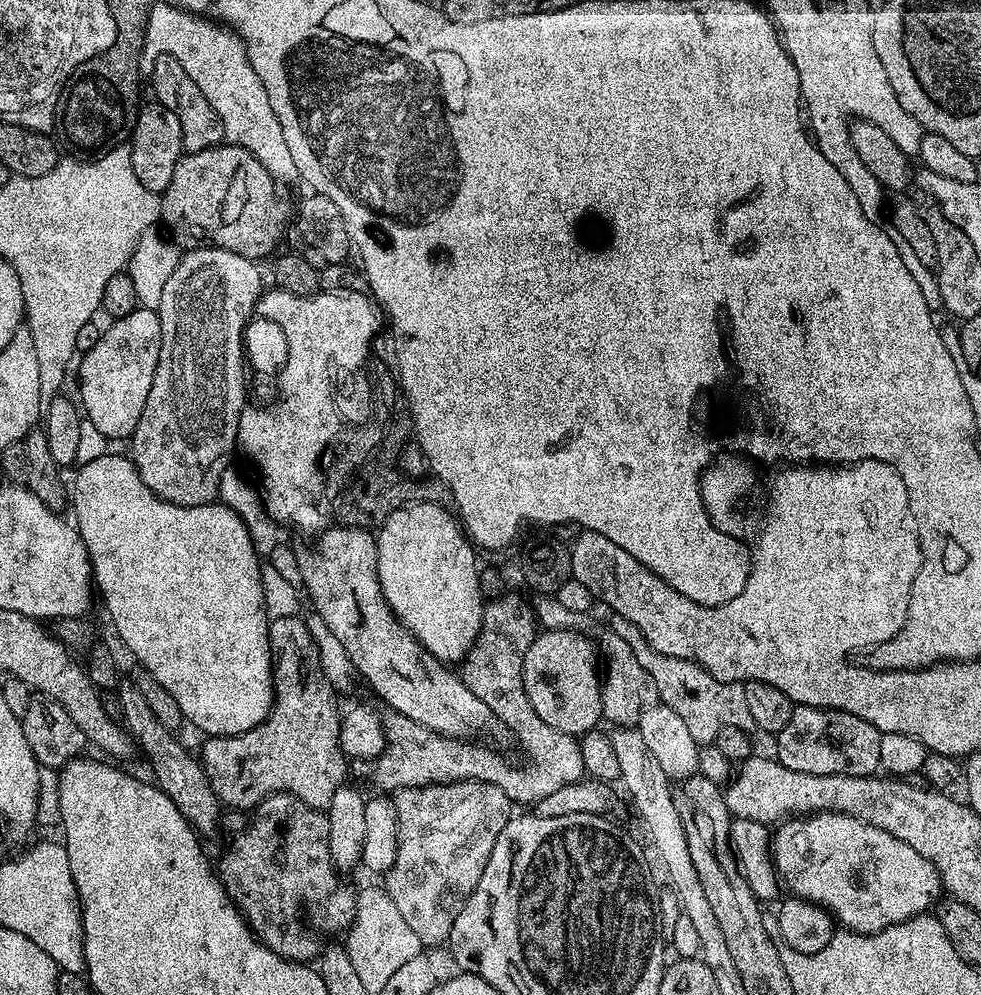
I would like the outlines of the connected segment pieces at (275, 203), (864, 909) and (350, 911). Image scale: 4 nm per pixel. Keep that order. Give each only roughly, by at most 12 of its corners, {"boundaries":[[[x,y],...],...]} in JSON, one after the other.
{"boundaries":[[[227,142],[190,152],[160,196],[181,249],[260,262],[290,208]],[[841,812],[771,833],[788,892],[850,932],[927,913],[922,854]],[[277,792],[218,860],[274,954],[315,961],[356,895],[330,822]]]}

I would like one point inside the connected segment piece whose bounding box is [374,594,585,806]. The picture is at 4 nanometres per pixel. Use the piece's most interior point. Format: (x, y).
(414, 756)

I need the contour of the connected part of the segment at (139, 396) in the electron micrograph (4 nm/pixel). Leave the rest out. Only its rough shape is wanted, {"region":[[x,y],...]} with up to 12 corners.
{"region":[[155,308],[83,353],[83,415],[110,442],[142,418],[162,346]]}

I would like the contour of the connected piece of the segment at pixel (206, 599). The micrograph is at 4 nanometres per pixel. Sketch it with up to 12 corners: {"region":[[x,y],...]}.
{"region":[[79,465],[121,642],[205,737],[272,711],[262,560],[222,502]]}

